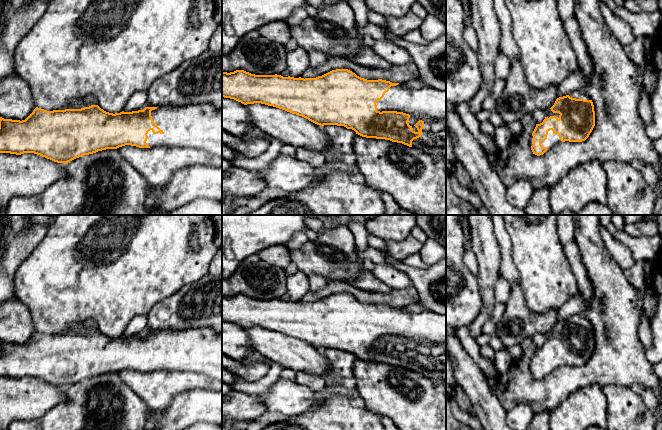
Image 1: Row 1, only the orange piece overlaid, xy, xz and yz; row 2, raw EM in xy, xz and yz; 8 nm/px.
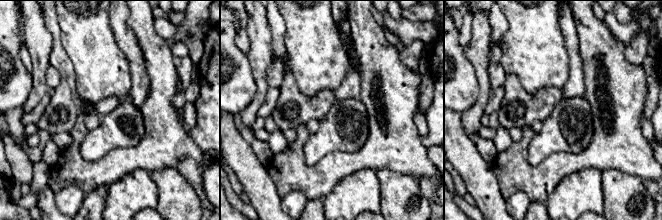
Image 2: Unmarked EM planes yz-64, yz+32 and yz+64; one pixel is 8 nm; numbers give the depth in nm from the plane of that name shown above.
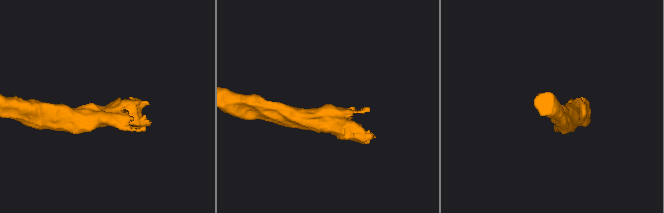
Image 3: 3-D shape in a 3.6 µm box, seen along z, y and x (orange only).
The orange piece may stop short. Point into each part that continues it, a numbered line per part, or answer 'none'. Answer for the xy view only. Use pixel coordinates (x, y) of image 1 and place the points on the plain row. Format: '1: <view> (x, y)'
1: xy (199, 351)

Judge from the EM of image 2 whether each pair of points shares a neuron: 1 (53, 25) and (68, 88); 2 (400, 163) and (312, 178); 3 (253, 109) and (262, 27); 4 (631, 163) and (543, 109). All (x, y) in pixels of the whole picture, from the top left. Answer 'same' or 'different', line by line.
1: same
2: same
3: same
4: different

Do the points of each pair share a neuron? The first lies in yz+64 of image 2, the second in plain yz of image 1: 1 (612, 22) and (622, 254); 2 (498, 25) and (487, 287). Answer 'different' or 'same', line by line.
1: different
2: different

